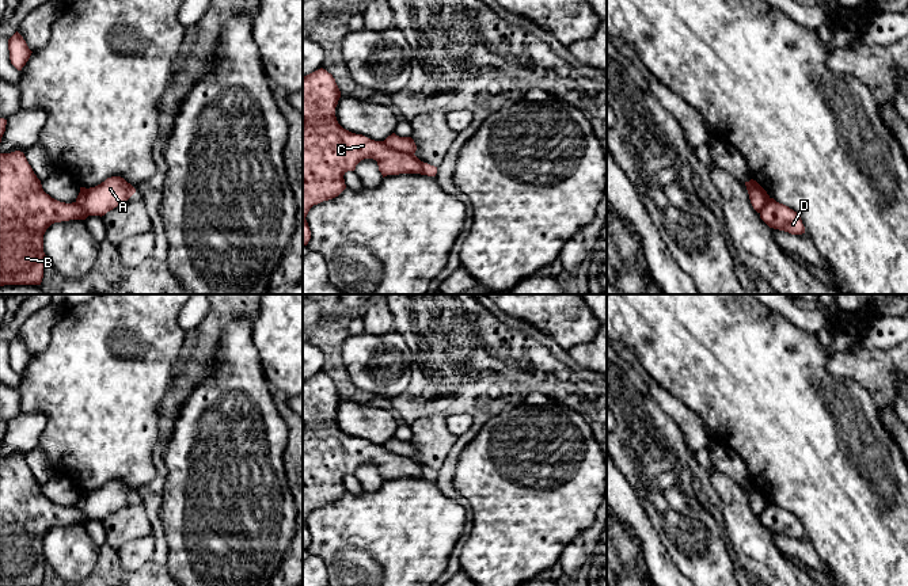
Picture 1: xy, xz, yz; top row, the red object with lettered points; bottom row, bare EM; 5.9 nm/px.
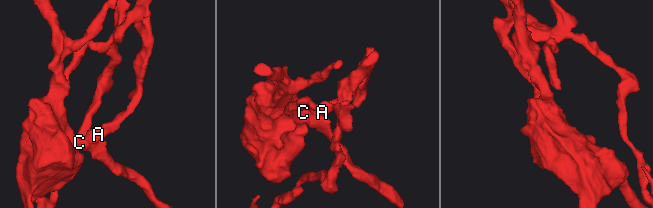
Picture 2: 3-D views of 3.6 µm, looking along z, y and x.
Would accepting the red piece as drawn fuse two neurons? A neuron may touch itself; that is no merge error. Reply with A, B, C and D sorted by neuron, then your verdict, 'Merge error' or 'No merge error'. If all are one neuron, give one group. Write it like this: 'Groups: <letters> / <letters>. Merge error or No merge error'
Groups: A / B C D. Merge error

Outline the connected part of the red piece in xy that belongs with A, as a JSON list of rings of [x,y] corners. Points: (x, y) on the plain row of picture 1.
[[[111,480],[95,491],[80,491],[76,506],[88,520],[102,521],[126,506],[134,496],[136,492],[124,482]]]

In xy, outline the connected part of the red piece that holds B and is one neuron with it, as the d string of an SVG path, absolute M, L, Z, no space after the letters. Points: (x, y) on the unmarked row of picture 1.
M23 456L0 457L0 586L42 586L46 533L54 526L87 521L77 506L60 506L43 495Z

